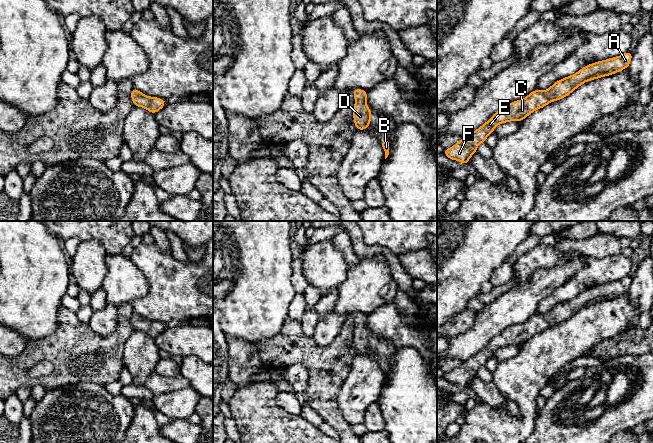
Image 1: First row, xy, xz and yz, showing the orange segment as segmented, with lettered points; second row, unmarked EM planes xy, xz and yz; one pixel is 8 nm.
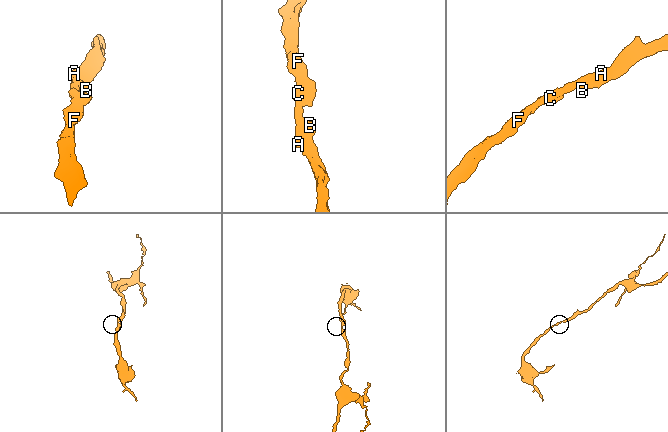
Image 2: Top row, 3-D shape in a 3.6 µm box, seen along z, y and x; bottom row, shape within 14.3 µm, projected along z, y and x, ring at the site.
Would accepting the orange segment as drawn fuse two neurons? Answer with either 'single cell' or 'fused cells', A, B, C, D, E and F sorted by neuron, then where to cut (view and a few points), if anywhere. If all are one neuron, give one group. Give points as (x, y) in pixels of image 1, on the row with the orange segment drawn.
single cell | A B C D E F | no cut

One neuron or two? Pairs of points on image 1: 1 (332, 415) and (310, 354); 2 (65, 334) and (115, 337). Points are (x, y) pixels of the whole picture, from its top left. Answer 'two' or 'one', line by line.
1: one
2: one

